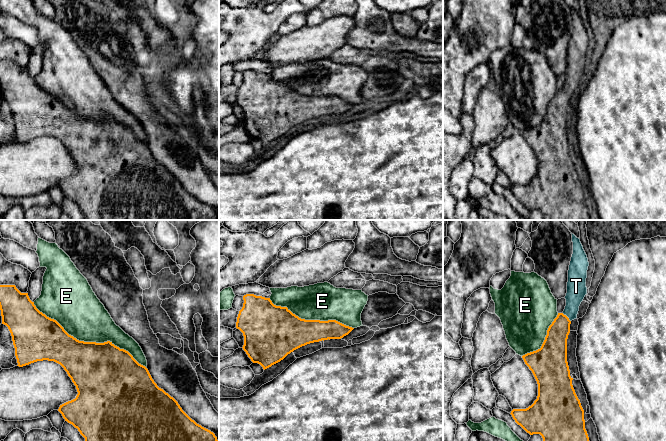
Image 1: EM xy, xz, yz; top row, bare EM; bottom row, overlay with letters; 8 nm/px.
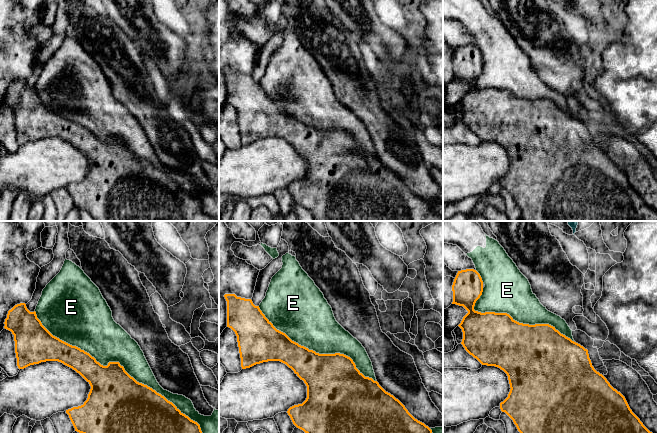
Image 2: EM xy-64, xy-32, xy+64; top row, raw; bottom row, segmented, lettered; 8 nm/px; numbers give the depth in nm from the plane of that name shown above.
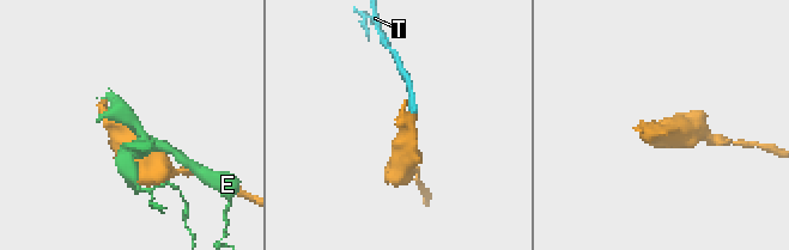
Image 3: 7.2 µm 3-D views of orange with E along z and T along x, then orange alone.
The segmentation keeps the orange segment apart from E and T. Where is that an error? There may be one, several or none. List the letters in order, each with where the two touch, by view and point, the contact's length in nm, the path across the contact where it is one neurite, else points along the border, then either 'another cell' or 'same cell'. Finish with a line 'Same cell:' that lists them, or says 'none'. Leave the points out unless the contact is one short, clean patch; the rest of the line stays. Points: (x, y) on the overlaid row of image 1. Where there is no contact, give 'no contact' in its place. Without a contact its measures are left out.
E: meets orange in xy at (89, 342); contact 1050 nm long; another cell
T: meets orange in yz at (567, 317); contact 100 nm long; same cell
Same cell: T

